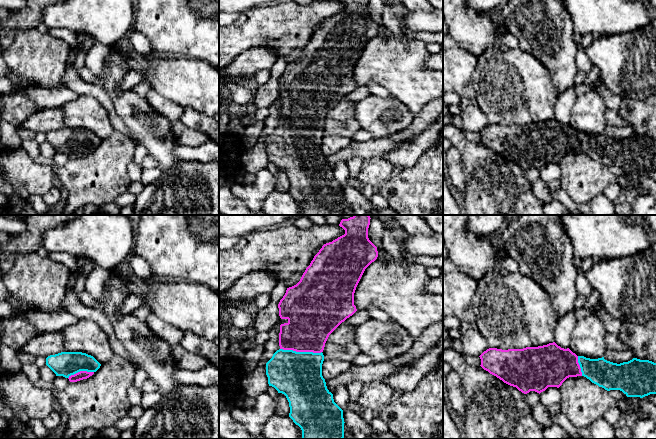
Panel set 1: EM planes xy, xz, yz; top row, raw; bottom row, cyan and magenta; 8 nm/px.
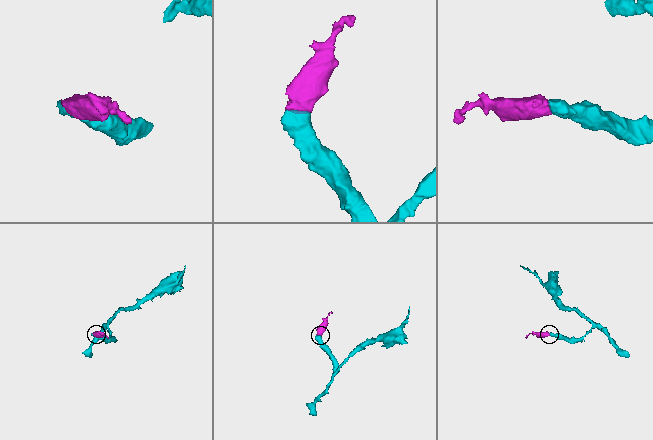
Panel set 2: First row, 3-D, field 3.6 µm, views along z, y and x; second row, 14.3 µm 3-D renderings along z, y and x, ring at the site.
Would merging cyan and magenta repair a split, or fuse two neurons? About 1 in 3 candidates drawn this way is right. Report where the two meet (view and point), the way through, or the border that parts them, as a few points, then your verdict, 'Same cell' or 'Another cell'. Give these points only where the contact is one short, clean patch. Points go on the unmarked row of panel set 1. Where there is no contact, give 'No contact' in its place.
Touches cyan at xz (301, 128). Path across: xz (298, 151), (298, 138), (301, 128), (310, 99). Same cell

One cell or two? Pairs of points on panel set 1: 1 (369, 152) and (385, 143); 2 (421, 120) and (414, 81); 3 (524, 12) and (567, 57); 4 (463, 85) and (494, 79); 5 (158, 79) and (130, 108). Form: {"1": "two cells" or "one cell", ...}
{"1": "one cell", "2": "two cells", "3": "one cell", "4": "two cells", "5": "two cells"}

